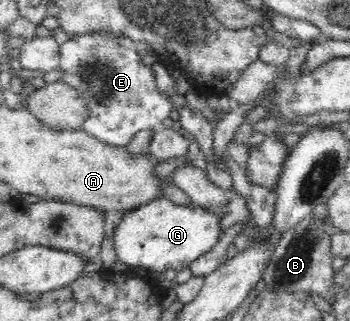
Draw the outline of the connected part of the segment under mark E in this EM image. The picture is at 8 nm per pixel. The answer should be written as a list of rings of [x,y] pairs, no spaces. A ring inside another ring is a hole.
[[[92,32],[83,36],[71,36],[71,39],[60,45],[61,61],[59,73],[61,81],[77,88],[91,108],[91,115],[83,123],[83,130],[97,139],[112,146],[127,146],[139,132],[156,129],[164,119],[175,116],[170,95],[160,91],[149,65],[143,64],[135,45],[129,39],[113,36],[109,32]]]

